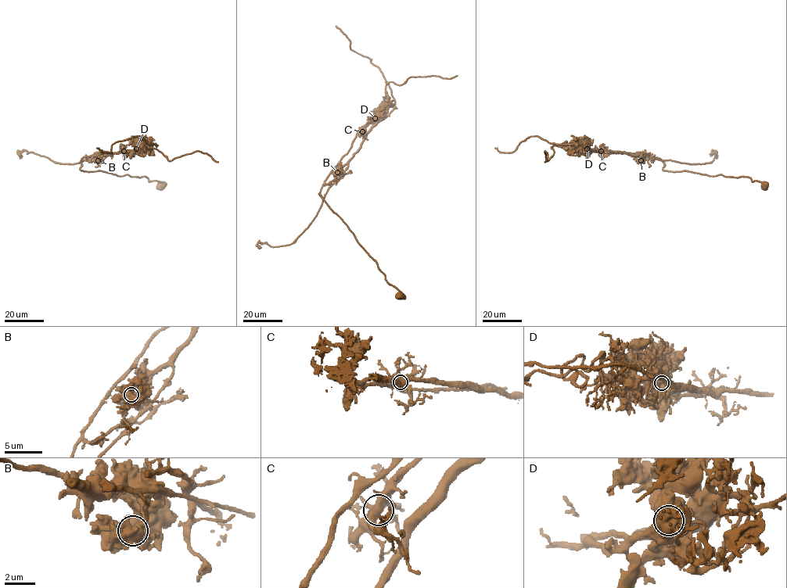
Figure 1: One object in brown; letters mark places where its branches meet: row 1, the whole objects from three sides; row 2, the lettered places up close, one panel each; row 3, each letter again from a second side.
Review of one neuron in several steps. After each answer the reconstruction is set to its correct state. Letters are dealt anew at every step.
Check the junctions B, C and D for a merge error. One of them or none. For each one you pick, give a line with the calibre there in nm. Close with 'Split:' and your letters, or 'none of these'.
D: 1100 nm thick
Split: D

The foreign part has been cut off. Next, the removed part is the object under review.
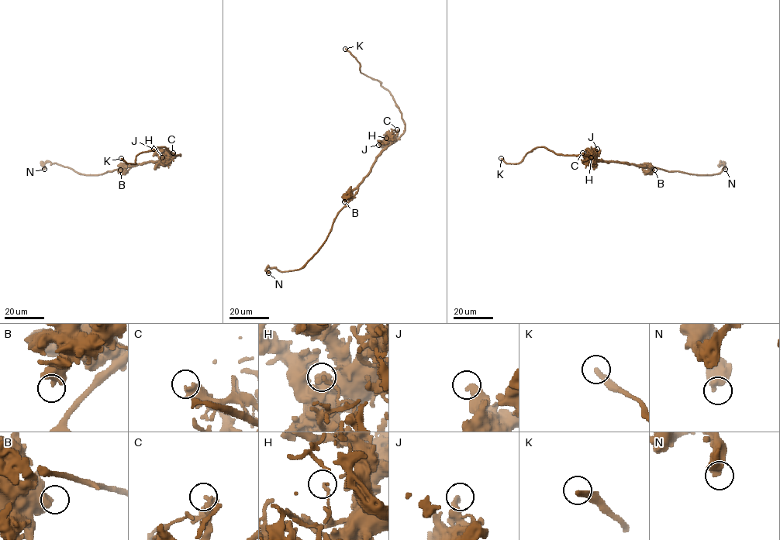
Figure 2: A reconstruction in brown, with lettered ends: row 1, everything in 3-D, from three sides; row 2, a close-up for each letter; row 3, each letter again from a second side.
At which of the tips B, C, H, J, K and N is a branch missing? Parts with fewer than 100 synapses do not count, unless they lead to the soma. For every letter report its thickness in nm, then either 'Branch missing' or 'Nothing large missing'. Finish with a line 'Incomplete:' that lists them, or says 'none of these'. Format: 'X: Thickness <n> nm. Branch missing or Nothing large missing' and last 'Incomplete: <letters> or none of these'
B: Thickness 600 nm. Nothing large missing
C: Thickness 280 nm. Nothing large missing
H: Thickness 140 nm. Nothing large missing
J: Thickness 400 nm. Nothing large missing
K: Thickness 280 nm. Branch missing
N: Thickness 550 nm. Nothing large missing
Incomplete: K

